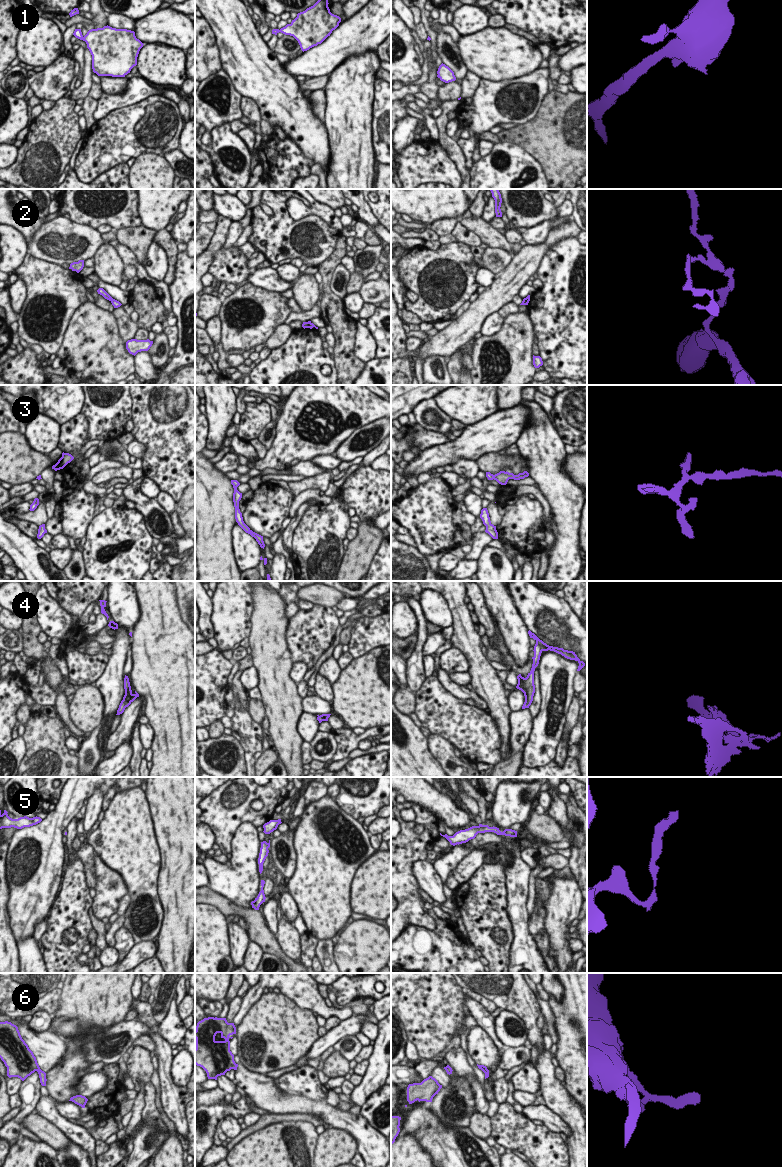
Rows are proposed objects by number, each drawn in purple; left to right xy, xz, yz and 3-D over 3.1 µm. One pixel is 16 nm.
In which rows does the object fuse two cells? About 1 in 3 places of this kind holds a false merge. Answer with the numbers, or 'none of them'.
2

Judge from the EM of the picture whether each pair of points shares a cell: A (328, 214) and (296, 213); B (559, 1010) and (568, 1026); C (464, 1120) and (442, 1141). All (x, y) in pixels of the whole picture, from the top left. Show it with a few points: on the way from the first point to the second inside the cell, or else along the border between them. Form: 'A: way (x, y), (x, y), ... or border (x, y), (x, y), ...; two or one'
A: way (320, 210), (304, 210); one
B: way (563, 1014), (566, 1017), (566, 1022); one
C: border (438, 1114), (447, 1123), (468, 1126); two

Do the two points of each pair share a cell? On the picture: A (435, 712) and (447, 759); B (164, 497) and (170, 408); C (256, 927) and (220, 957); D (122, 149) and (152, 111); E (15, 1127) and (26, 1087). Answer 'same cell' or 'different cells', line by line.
A: different cells
B: different cells
C: different cells
D: same cell
E: same cell

